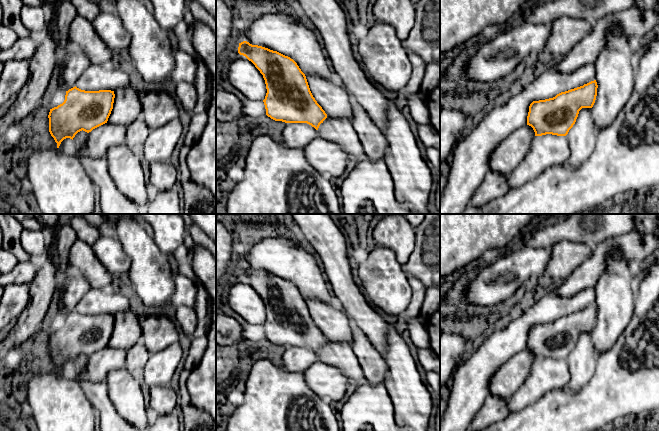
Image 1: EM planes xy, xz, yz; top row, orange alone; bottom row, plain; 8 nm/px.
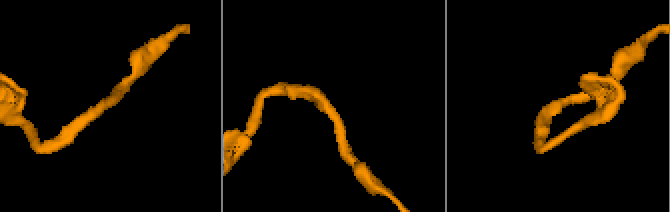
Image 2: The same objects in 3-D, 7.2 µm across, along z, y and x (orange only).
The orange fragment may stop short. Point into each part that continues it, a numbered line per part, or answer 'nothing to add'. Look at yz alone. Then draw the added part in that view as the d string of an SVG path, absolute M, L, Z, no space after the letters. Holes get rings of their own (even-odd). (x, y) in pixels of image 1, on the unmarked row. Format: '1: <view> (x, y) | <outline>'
nothing to add

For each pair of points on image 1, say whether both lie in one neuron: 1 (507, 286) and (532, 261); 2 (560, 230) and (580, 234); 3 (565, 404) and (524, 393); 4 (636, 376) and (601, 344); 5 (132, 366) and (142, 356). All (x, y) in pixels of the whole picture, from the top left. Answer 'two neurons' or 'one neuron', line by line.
1: one neuron
2: one neuron
3: two neurons
4: two neurons
5: one neuron

